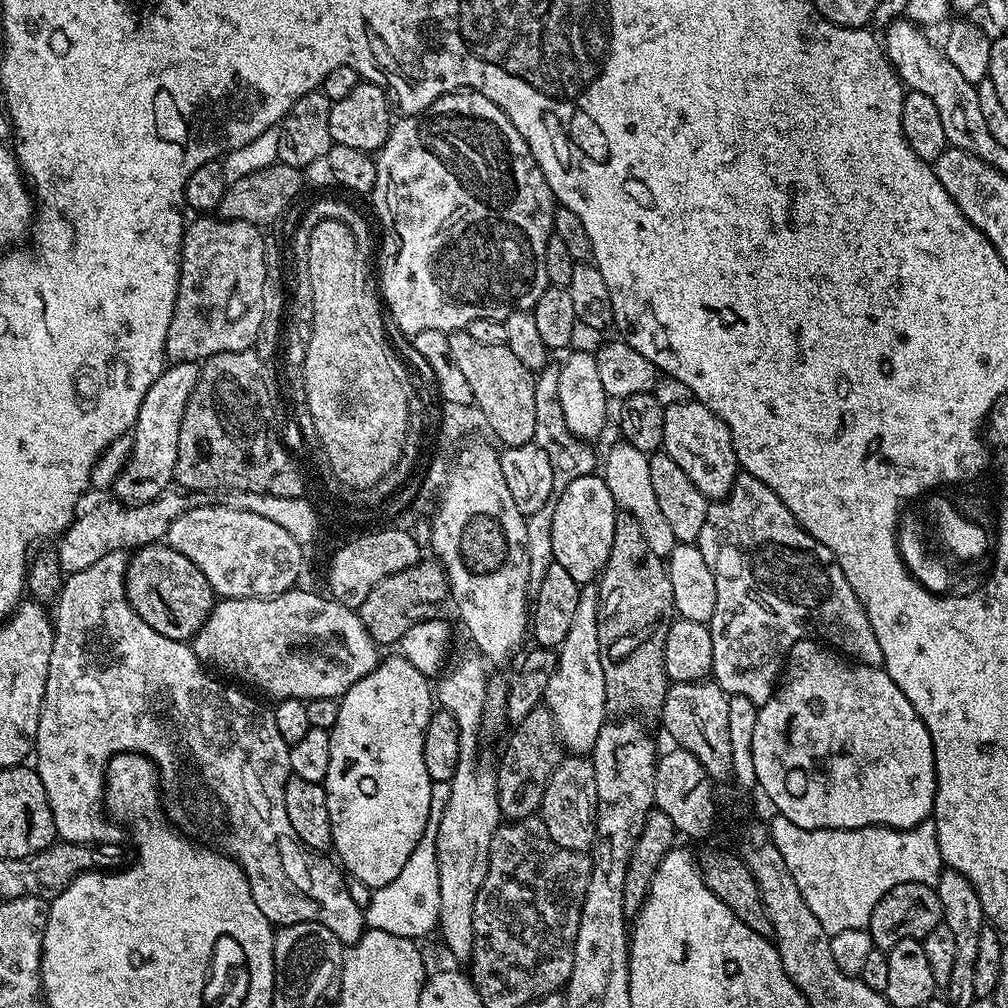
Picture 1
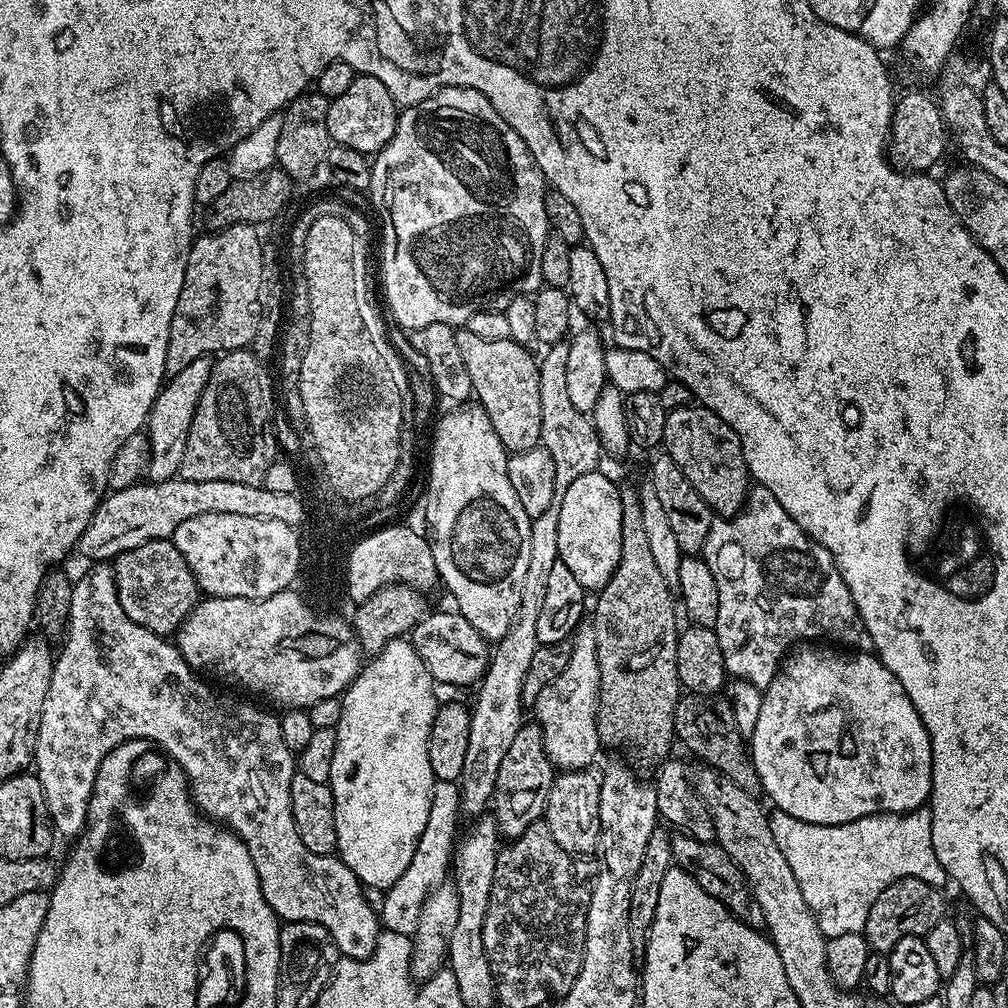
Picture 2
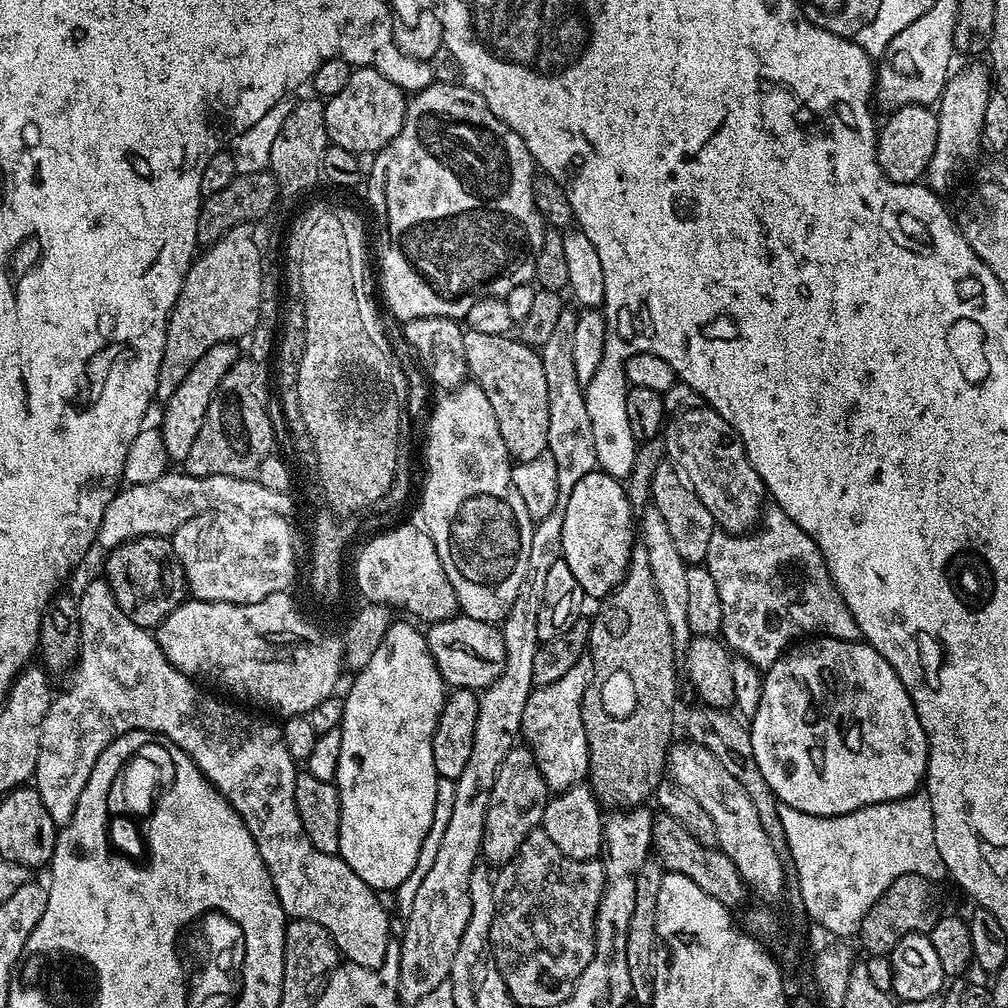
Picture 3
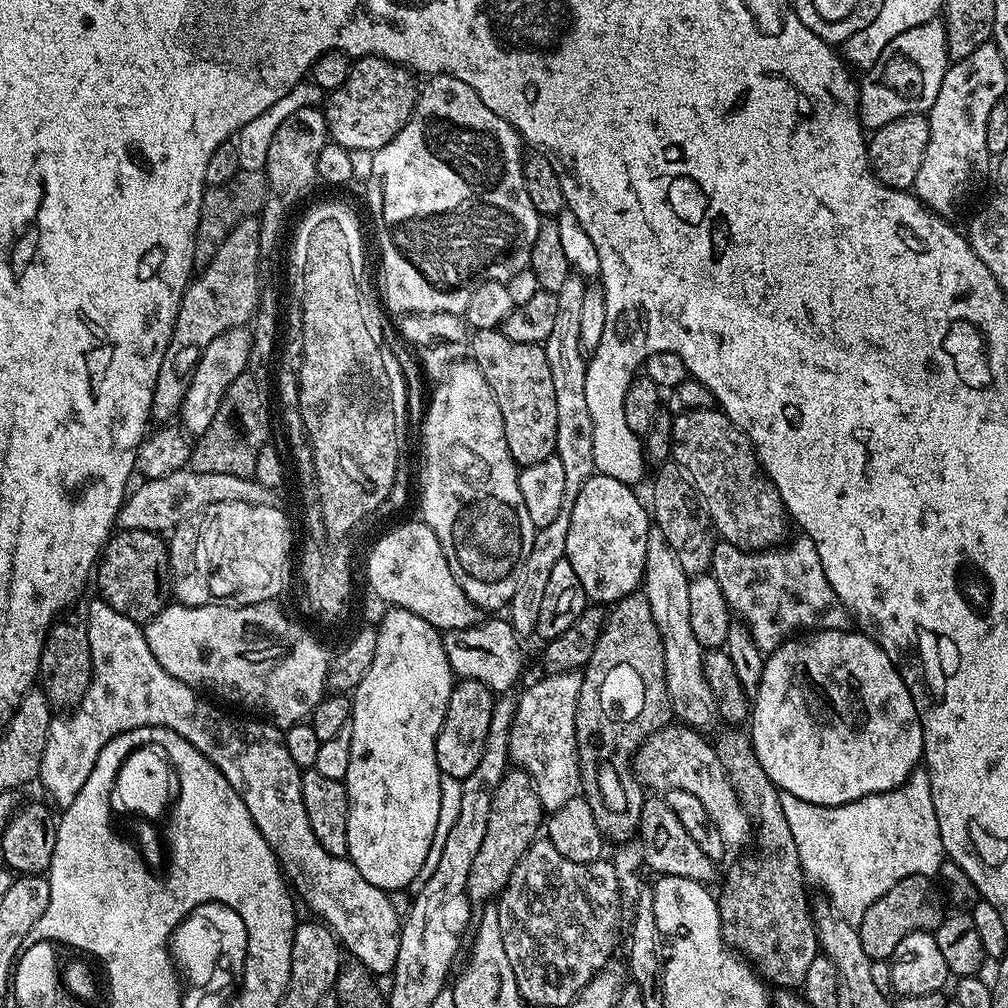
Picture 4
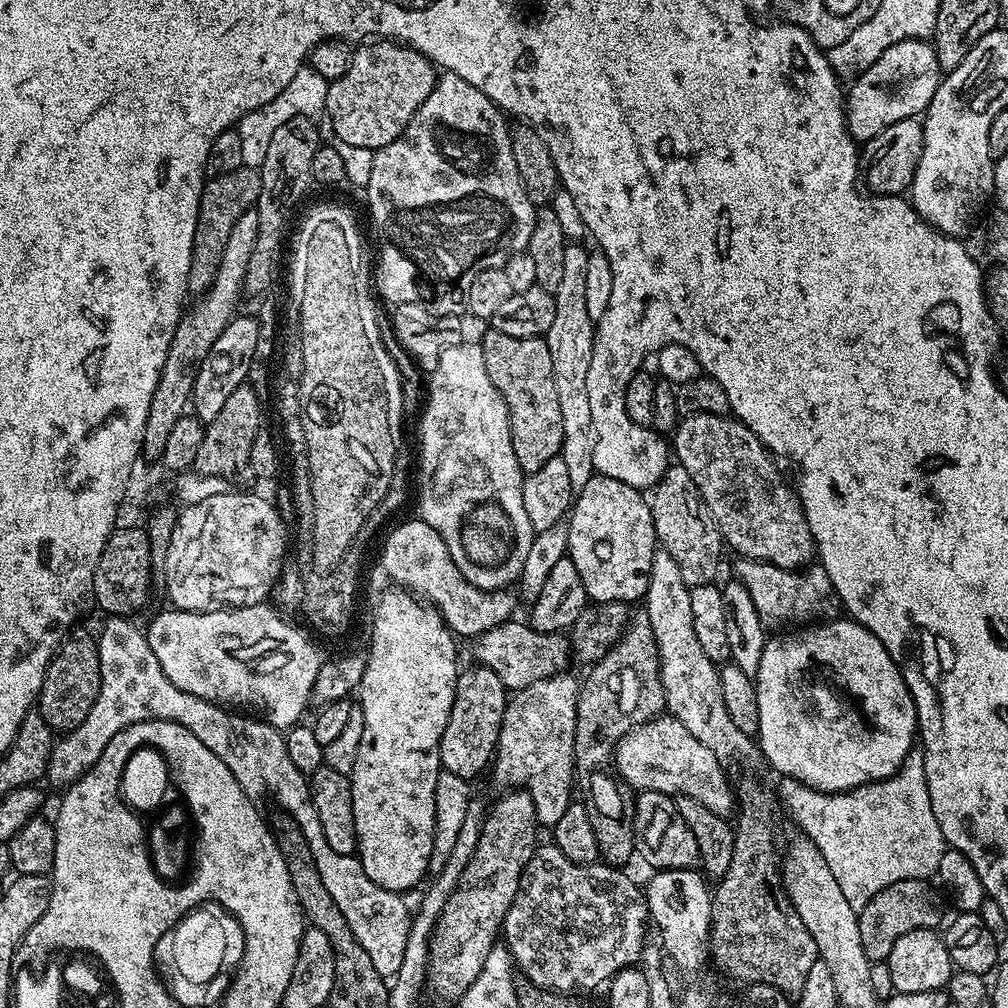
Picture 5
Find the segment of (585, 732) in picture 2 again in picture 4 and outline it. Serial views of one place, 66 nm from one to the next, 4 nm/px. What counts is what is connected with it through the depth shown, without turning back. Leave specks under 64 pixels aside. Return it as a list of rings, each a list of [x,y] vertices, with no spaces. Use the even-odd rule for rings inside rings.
[[[573,670],[553,676],[544,674],[541,677],[537,684],[530,685],[521,696],[515,697],[516,713],[514,722],[510,726],[508,758],[515,767],[528,773],[536,788],[540,804],[544,807],[545,813],[550,814],[554,810],[566,806],[566,802],[570,802],[570,798],[581,795],[580,759],[576,741],[576,703],[578,694],[582,690],[582,675],[579,671]]]

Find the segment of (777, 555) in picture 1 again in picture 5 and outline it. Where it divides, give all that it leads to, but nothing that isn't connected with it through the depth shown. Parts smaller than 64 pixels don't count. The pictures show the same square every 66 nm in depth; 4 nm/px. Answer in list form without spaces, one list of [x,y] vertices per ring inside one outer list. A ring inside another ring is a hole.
[[[740,558],[735,562],[737,563],[735,579],[746,586],[750,602],[754,602],[754,610],[765,629],[780,630],[785,626],[808,626],[813,622],[834,620],[841,615],[840,599],[837,598],[834,586],[824,568],[819,566],[808,566],[803,570],[779,568],[767,564],[765,560],[747,558]]]

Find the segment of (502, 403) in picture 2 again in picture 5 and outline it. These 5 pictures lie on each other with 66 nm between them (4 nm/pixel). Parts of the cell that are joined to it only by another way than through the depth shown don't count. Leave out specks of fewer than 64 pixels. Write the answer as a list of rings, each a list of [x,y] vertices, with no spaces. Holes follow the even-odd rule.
[[[485,332],[479,343],[482,358],[486,358],[486,374],[490,374],[490,382],[498,386],[498,394],[506,402],[514,458],[518,458],[518,466],[527,474],[558,456],[562,446],[562,410],[558,406],[558,390],[554,390],[548,342],[538,336],[510,338],[510,334]]]

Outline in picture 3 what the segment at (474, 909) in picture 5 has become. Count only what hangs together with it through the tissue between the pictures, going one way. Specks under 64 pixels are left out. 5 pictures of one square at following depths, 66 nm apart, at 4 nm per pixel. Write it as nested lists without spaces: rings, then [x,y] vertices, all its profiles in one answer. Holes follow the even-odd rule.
[[[526,746],[512,748],[510,754],[502,758],[502,766],[498,766],[498,778],[494,778],[494,790],[490,790],[484,827],[483,859],[488,859],[487,863],[493,864],[492,866],[510,863],[516,857],[518,846],[526,842],[533,830],[541,827],[549,799],[550,789],[538,770],[532,751]]]

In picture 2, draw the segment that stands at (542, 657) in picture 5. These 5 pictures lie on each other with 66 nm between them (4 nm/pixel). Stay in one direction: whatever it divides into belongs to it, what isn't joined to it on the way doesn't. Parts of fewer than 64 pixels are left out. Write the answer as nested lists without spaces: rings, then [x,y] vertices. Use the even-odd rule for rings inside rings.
[[[429,611],[423,620],[416,623],[410,633],[412,645],[416,648],[418,658],[426,664],[426,670],[430,670],[433,681],[437,685],[443,684],[472,684],[475,685],[484,671],[488,669],[490,659],[490,644],[484,639],[470,622],[460,612]]]

